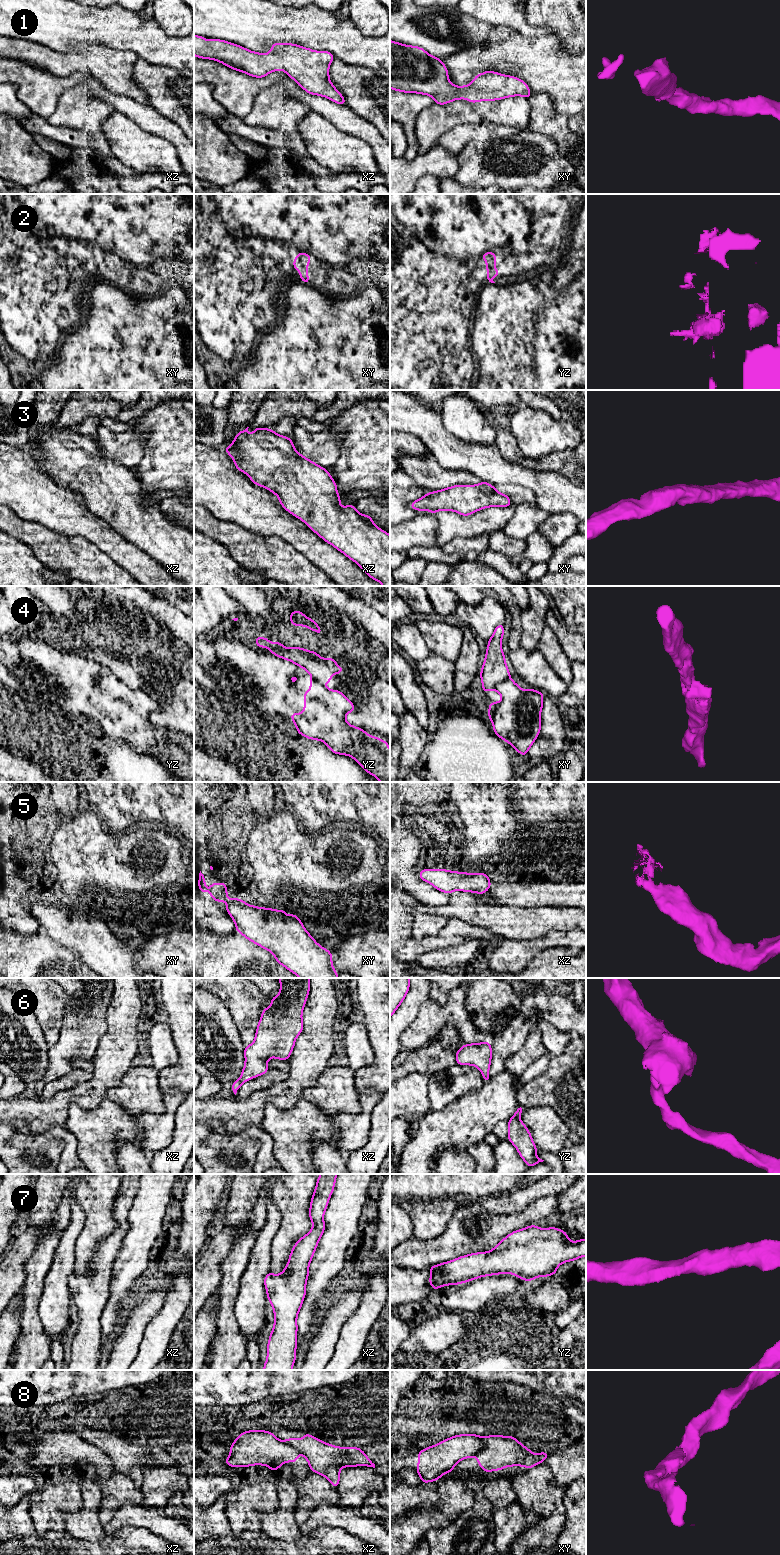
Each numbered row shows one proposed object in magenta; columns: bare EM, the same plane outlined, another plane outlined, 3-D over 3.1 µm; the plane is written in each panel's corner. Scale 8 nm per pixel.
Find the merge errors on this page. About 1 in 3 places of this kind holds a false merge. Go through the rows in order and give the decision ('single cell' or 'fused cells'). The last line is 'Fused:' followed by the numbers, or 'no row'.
1: single cell
2: fused cells
3: single cell
4: fused cells
5: single cell
6: single cell
7: single cell
8: fused cells
Fused: 2, 4, 8

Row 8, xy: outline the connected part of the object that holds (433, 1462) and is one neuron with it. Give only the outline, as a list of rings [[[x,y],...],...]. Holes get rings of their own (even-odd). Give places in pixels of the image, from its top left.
[[[476,1434],[456,1435],[419,1451],[416,1471],[422,1483],[437,1481],[460,1460],[475,1456],[484,1449],[483,1440]]]

